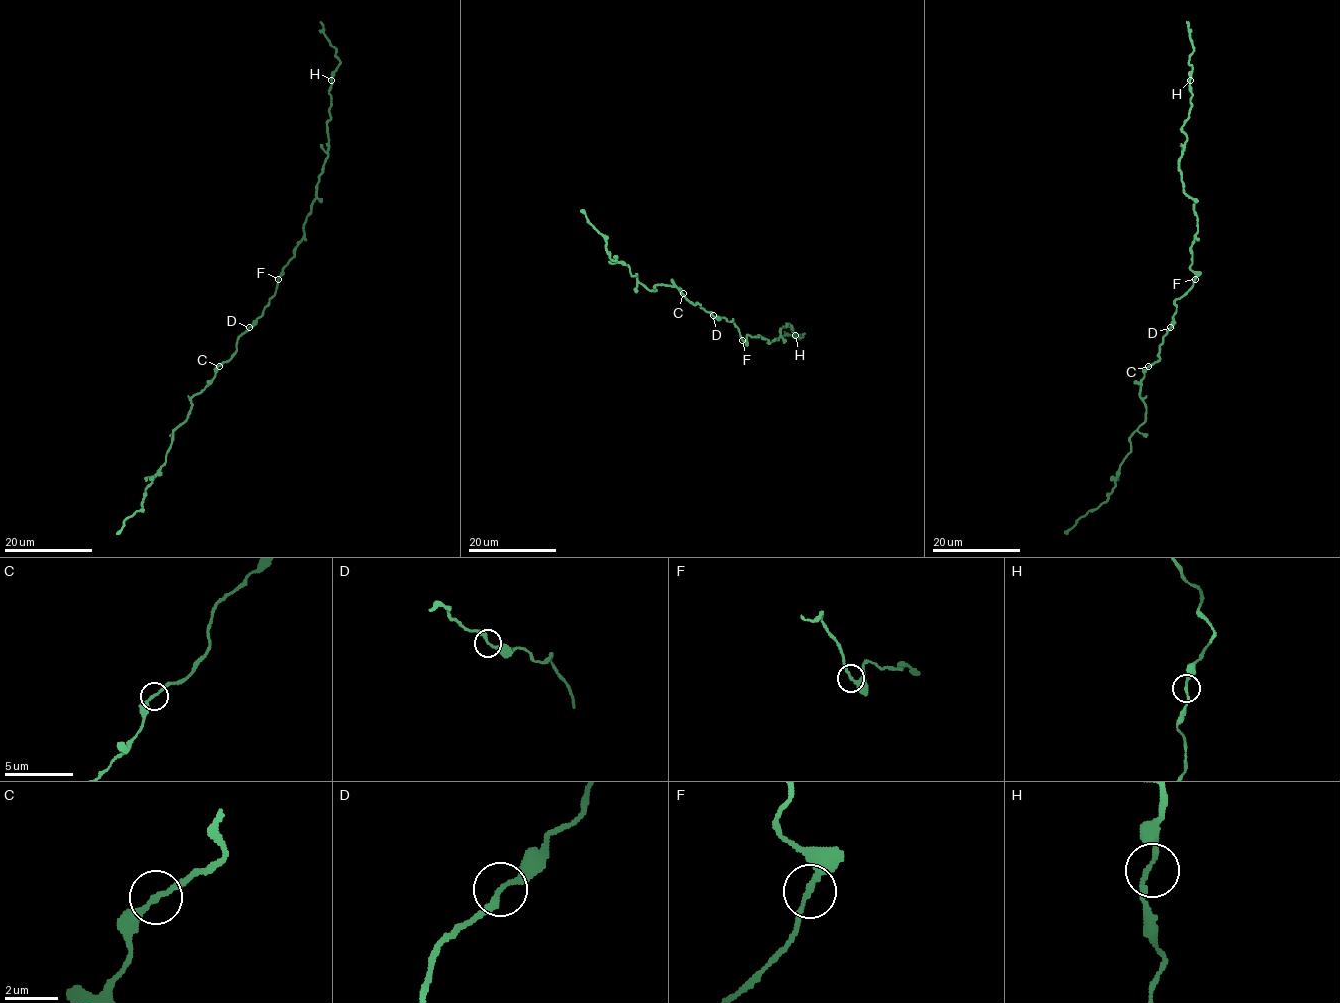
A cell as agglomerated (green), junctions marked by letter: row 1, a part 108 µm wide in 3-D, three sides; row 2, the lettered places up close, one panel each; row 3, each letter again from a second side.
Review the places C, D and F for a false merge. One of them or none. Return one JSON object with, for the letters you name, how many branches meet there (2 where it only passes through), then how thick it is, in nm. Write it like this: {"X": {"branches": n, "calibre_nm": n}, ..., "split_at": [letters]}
{"split_at": []}

